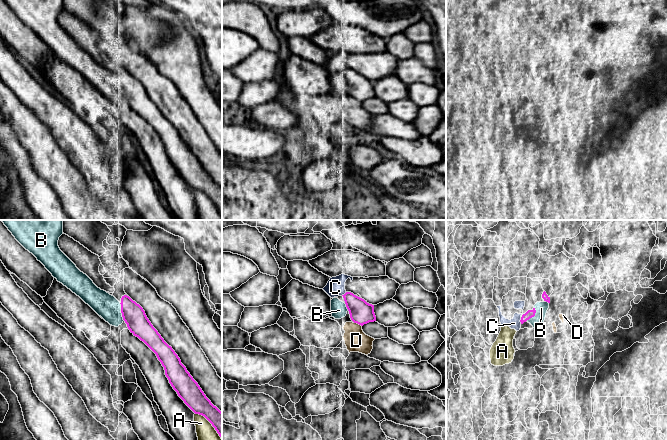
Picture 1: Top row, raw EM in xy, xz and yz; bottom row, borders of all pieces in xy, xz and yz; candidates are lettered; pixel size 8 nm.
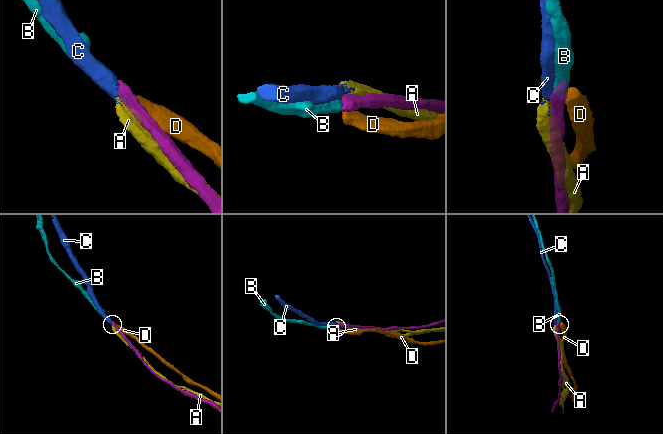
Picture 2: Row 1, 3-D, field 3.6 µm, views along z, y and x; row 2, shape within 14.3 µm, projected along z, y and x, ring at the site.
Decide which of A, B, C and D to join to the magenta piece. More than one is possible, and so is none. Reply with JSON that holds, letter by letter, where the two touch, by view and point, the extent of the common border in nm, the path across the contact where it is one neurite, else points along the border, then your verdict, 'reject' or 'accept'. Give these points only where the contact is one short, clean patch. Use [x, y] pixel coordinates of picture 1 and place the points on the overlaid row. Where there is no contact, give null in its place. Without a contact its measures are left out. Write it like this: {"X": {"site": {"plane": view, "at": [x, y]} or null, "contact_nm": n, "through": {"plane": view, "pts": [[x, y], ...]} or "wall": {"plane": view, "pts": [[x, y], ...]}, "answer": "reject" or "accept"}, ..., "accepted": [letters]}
{"A": {"site": {"plane": "xy", "at": [211, 423]}, "contact_nm": 300, "answer": "reject"}, "B": {"site": {"plane": "xy", "at": [121, 312]}, "contact_nm": 150, "answer": "accept"}, "C": {"site": {"plane": "yz", "at": [520, 320]}, "contact_nm": 60, "answer": "reject"}, "D": {"site": {"plane": "xz", "at": [358, 323]}, "contact_nm": 70, "wall": {"plane": "xz", "pts": [[354, 322], [361, 326]]}, "answer": "reject"}, "accepted": ["B"]}

